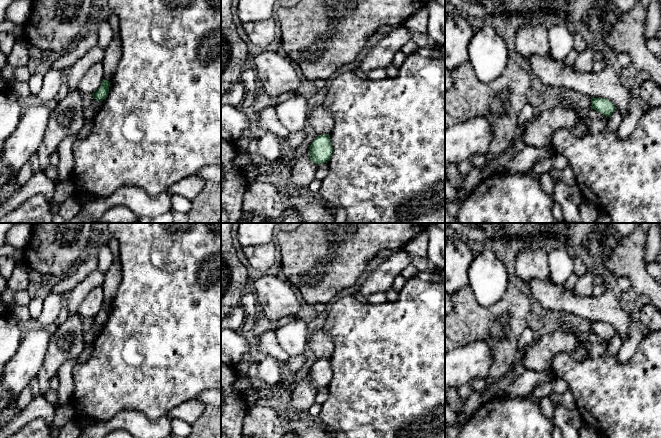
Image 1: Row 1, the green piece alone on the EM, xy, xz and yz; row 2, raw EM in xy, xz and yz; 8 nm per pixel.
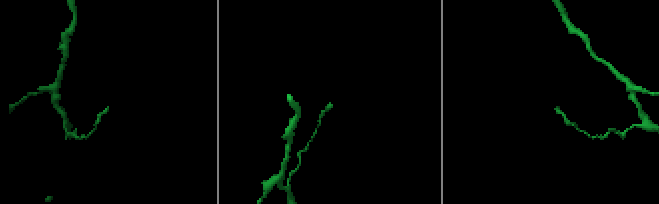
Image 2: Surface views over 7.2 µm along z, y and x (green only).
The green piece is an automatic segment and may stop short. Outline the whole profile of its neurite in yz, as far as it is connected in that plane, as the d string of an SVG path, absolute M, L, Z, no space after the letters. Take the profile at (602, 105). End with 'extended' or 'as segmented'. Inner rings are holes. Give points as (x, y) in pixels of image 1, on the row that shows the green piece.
M591 97L591 102L592 102L592 109L604 114L606 117L610 117L616 109L612 101L605 98Z | as segmented

